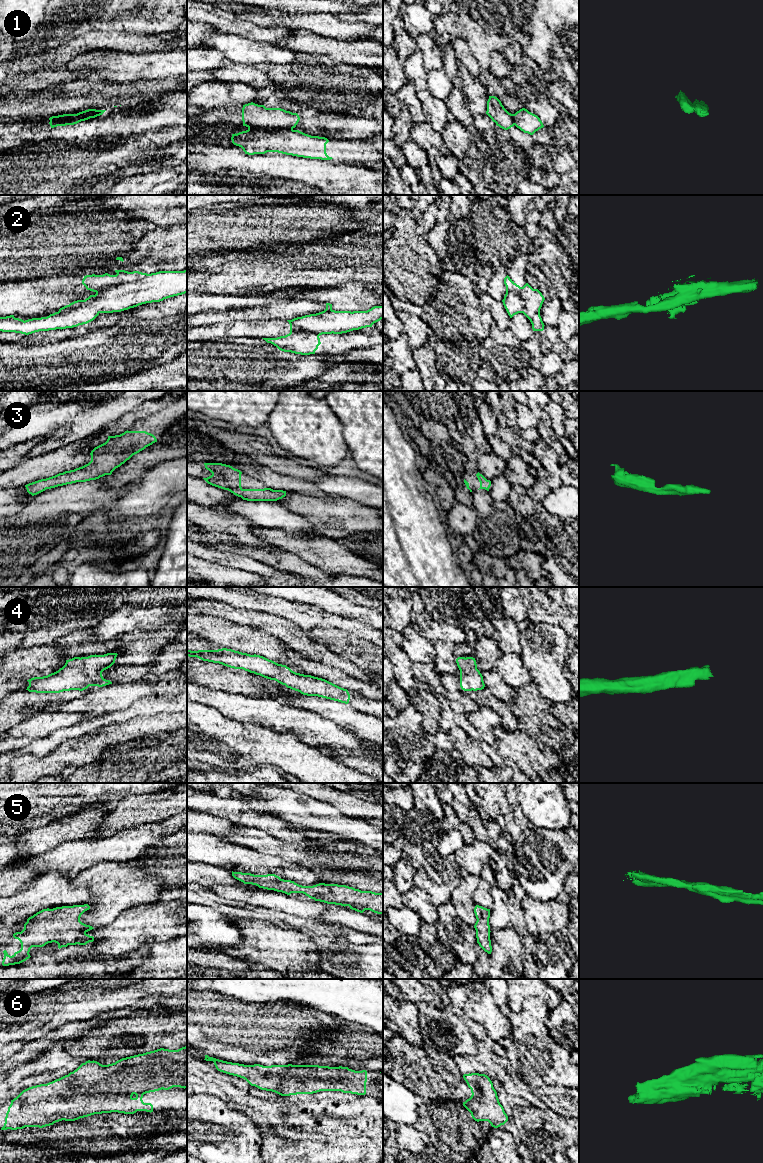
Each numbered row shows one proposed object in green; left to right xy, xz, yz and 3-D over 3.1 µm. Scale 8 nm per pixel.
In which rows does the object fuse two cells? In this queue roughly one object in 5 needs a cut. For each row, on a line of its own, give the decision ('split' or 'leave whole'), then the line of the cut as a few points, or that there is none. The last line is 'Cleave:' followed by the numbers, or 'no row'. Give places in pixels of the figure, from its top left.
1: split; cut in xz along (248, 128), (292, 129)
2: leave whole; no cut
3: leave whole; no cut
4: leave whole; no cut
5: leave whole; no cut
6: leave whole; no cut
Cleave: 1

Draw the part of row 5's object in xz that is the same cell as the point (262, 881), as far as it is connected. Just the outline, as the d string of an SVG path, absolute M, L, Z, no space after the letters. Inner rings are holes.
M232 871L232 876L244 884L256 885L259 888L274 890L287 895L303 893L315 901L344 907L349 906L350 909L360 913L370 910L377 914L383 914L383 893L361 891L338 884L319 883L313 886L302 886L294 881L281 879L275 874L254 875Z

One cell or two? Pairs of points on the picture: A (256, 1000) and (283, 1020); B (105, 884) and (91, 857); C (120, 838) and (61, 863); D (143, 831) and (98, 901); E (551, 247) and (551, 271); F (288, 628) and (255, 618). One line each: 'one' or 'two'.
A: two
B: two
C: one
D: two
E: one
F: one

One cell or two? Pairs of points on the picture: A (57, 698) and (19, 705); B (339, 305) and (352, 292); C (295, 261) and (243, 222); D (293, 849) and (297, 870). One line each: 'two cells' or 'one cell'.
A: one cell
B: one cell
C: two cells
D: two cells

